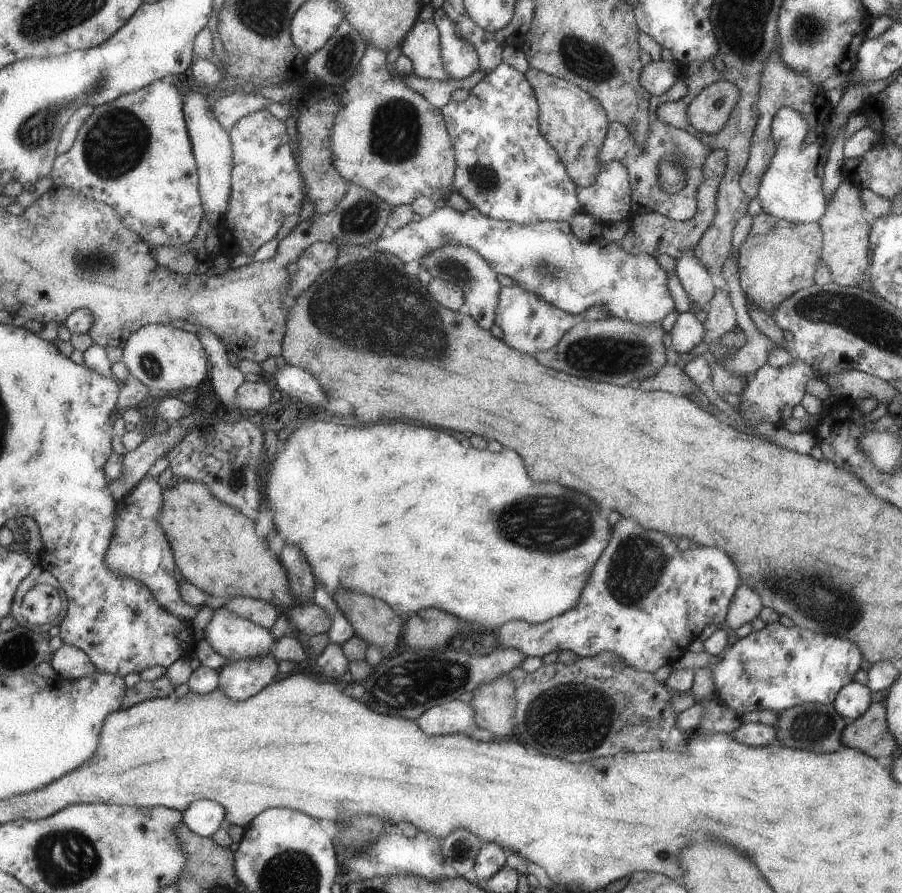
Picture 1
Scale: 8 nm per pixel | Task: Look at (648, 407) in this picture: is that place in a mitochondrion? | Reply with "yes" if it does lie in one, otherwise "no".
no

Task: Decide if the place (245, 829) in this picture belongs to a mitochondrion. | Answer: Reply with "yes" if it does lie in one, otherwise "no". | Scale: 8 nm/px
no

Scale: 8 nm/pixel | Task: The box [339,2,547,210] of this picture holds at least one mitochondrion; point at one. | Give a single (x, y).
(396, 125)

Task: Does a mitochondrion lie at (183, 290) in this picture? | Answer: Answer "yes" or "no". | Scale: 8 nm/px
no

